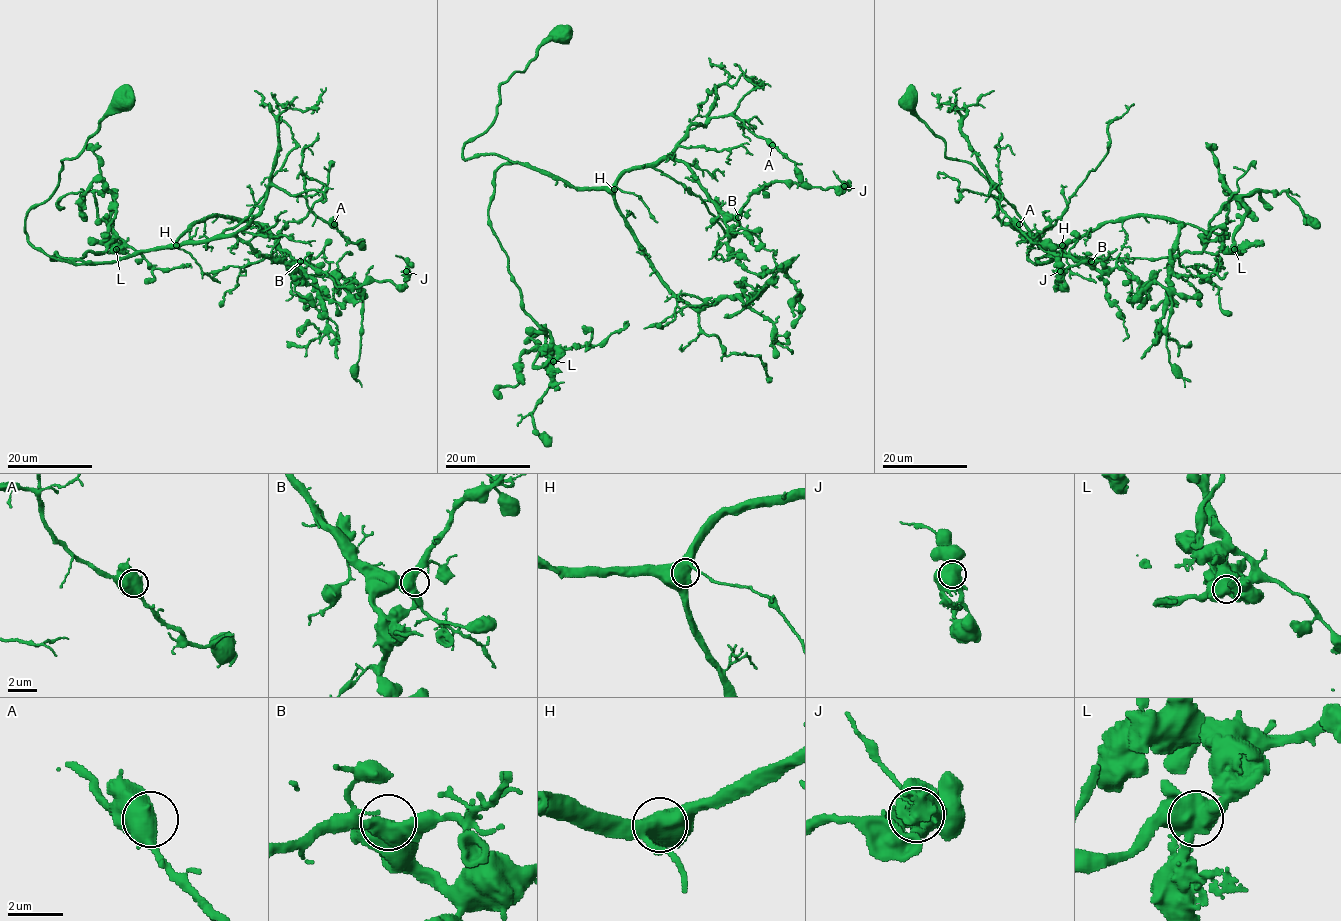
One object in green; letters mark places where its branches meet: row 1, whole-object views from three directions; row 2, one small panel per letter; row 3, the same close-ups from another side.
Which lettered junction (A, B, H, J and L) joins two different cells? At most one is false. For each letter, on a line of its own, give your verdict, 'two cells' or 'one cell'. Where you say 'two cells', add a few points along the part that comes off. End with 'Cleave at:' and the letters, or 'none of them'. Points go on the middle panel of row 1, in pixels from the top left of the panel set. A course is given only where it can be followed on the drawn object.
A: one cell
B: one cell
H: one cell
J: one cell
L: two cells; course (553, 360), (550, 372), (550, 360), (537, 350), (525, 351), (519, 382), (501, 386), (496, 393), (501, 398)
Cleave at: L

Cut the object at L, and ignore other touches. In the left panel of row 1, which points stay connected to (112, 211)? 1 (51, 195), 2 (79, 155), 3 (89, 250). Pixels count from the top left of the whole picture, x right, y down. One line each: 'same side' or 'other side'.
1: other side
2: other side
3: other side

